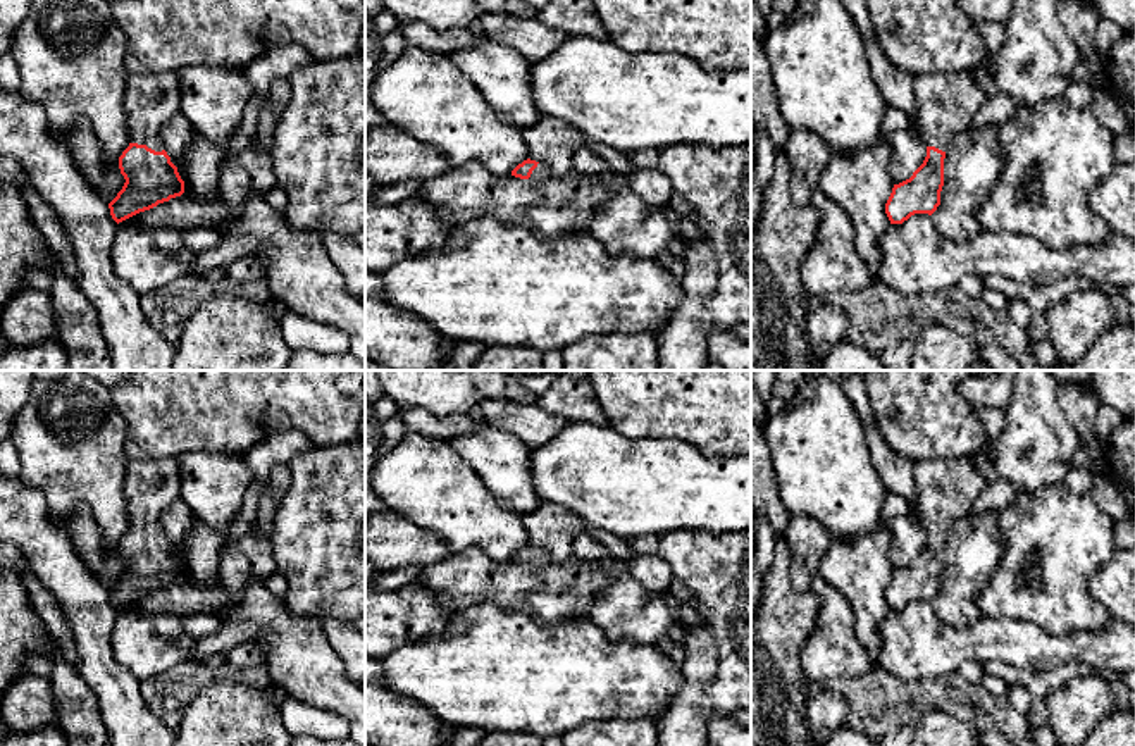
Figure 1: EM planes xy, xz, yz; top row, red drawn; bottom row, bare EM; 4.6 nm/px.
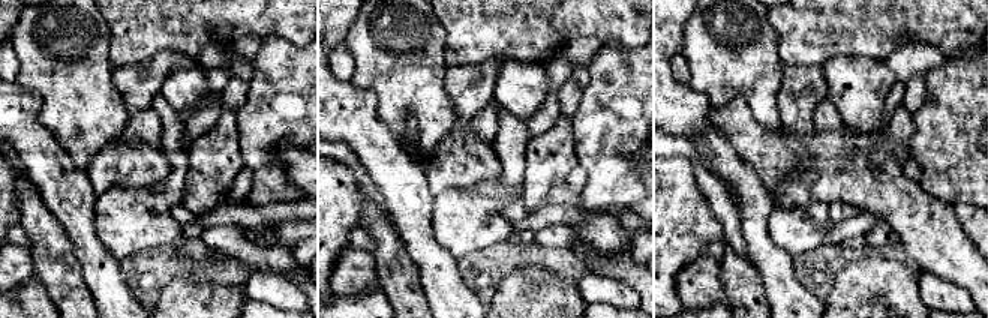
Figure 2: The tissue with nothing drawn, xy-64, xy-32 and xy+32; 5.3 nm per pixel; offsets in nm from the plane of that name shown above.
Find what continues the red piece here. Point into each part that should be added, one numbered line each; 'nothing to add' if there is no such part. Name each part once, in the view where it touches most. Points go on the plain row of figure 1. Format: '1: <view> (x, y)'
1: xy (150, 486)

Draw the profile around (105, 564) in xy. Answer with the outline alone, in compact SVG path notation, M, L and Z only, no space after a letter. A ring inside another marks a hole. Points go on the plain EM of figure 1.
M86 505L76 508L69 524L59 525L72 546L78 556L90 567L90 570L103 582L107 591L122 575L126 565L121 560L119 546L107 550L103 536Z

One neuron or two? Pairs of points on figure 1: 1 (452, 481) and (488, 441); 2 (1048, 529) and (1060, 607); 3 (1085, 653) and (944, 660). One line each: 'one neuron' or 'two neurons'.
1: two neurons
2: one neuron
3: one neuron

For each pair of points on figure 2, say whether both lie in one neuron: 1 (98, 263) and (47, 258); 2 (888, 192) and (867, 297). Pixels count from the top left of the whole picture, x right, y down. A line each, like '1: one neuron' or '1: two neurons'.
1: two neurons
2: two neurons

